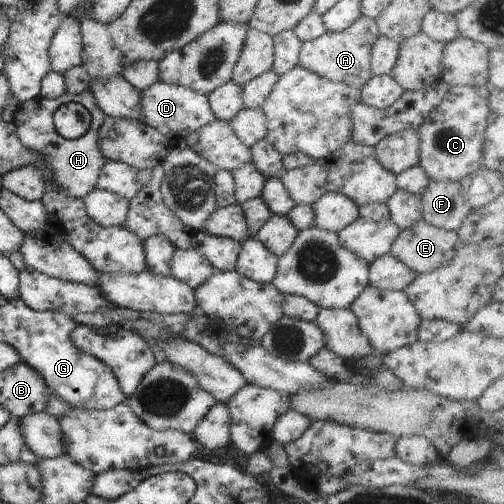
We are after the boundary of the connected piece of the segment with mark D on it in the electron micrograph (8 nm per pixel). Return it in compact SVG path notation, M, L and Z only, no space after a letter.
M162 81L152 84L148 90L140 91L140 108L142 108L142 121L148 126L156 128L168 140L172 140L172 138L183 140L194 130L198 130L200 126L206 126L215 119L210 110L207 95Z

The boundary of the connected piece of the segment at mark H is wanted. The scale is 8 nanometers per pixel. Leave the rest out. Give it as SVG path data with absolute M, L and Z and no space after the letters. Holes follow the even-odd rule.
M88 89L77 95L65 93L54 100L38 96L32 100L21 102L16 106L13 124L17 137L24 144L24 148L28 148L48 160L51 184L54 184L58 191L66 196L83 199L97 187L98 177L102 172L101 168L107 161L98 144L98 131L106 116L107 114L98 108L92 92ZM68 103L82 104L91 114L90 130L80 138L67 139L55 130L53 113L60 105Z

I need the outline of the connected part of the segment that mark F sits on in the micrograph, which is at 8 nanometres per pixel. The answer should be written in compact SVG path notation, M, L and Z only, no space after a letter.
M429 182L421 194L424 222L447 231L460 230L461 221L473 210L464 202L459 182Z

